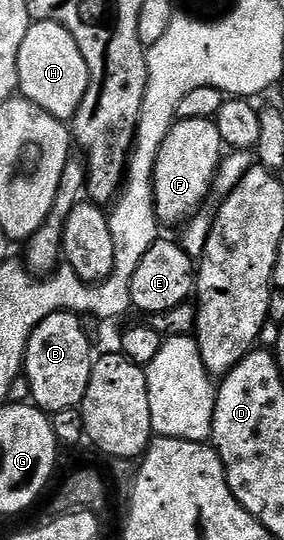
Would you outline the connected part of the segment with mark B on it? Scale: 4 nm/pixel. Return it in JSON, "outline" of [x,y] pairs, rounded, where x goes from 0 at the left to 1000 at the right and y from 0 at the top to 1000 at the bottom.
{"outline":[[[204,576],[116,609],[116,617],[95,633],[88,661],[81,663],[77,693],[95,696],[102,720],[109,722],[106,744],[155,765],[190,765],[229,757],[268,757],[289,748],[299,735],[299,720],[313,720],[313,698],[320,696],[320,657],[324,622],[299,617],[292,593],[261,576]]]}

